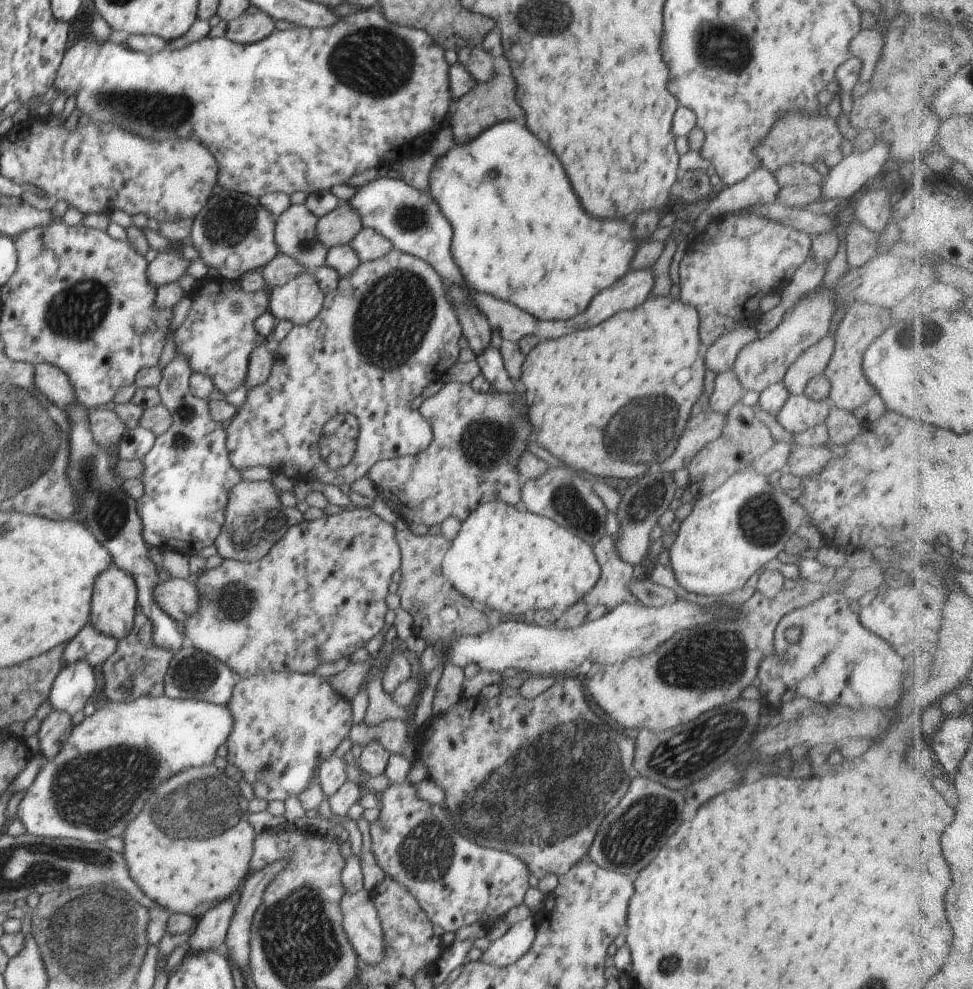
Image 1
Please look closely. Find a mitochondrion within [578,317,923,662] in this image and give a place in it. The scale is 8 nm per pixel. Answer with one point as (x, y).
(645, 430)

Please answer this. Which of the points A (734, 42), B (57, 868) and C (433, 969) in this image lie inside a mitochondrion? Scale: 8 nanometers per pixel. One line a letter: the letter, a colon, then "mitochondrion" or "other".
A: mitochondrion
B: mitochondrion
C: other

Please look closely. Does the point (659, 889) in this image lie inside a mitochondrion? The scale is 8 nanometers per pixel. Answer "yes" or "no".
no

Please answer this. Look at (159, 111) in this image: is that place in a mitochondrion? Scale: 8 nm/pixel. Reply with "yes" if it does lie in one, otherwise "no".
yes

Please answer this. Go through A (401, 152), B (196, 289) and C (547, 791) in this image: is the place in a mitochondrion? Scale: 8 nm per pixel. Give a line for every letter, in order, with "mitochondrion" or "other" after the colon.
A: other
B: other
C: mitochondrion

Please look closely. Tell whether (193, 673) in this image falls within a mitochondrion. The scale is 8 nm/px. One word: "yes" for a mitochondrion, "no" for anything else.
yes

